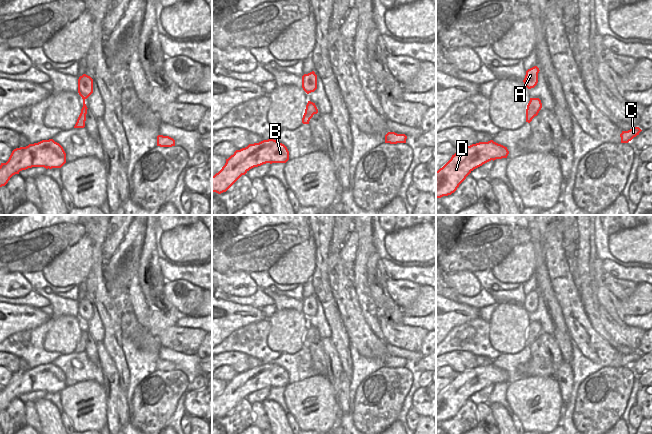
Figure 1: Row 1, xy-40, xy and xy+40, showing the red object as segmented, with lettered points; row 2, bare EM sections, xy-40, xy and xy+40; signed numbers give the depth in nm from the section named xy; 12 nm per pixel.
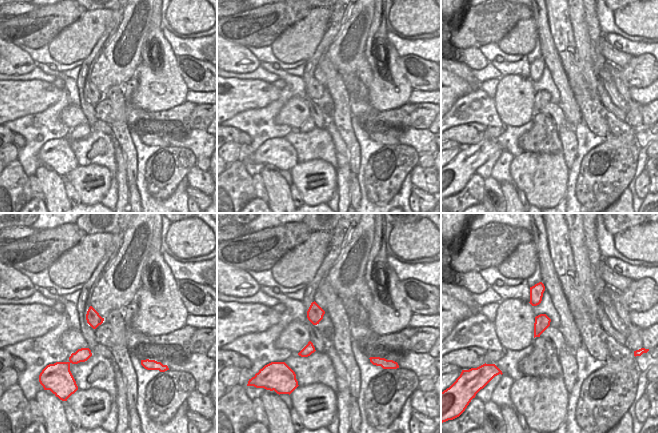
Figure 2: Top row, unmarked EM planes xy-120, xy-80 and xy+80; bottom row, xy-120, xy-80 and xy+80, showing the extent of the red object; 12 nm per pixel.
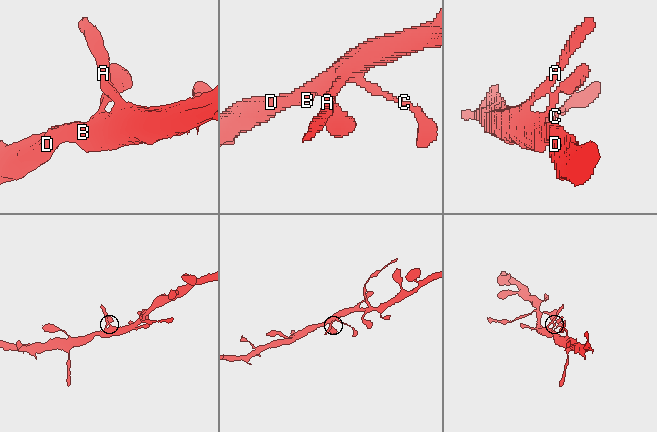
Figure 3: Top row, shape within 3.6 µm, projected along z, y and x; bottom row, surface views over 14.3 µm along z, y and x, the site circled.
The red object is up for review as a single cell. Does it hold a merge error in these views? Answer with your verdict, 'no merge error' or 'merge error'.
no merge error

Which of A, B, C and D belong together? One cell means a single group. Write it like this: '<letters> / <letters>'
A B C D

